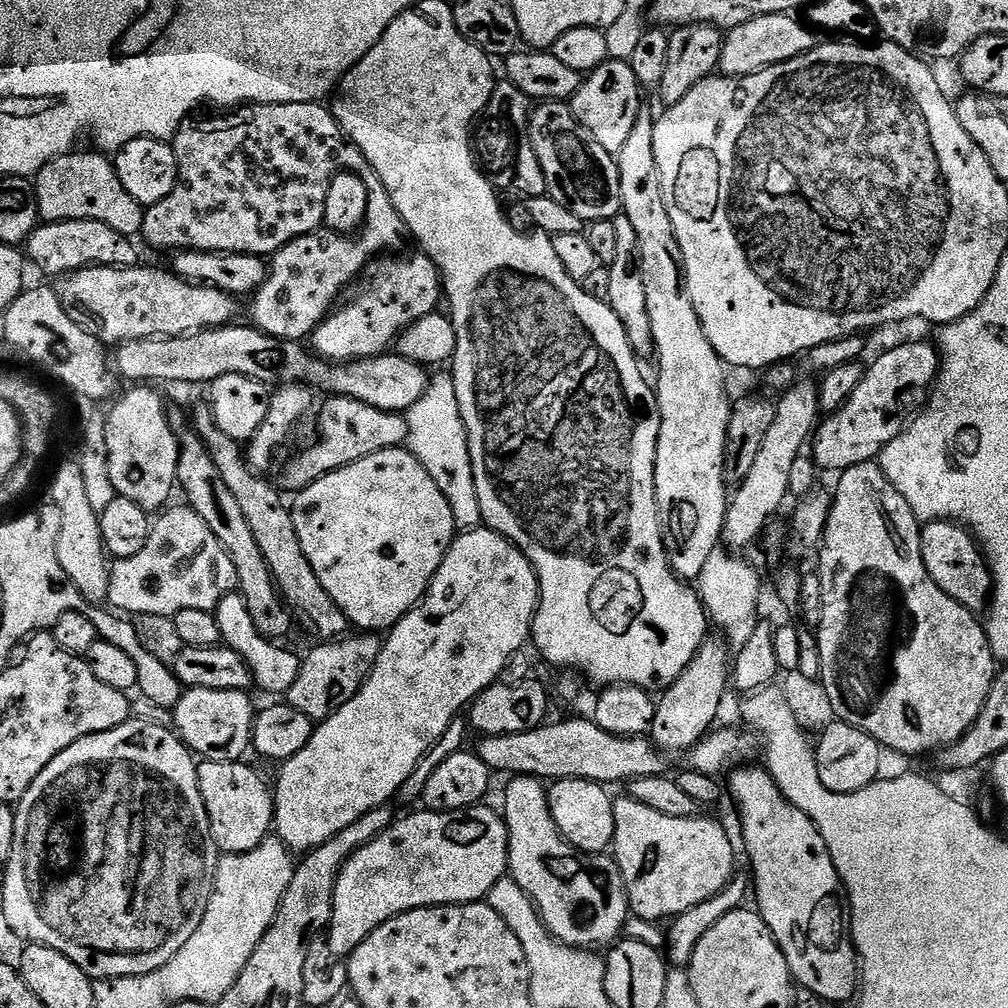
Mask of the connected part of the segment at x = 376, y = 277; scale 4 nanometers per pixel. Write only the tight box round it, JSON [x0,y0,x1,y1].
[310,255,442,362]

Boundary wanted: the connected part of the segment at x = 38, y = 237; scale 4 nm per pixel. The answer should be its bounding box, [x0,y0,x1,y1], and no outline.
[26,220,136,277]

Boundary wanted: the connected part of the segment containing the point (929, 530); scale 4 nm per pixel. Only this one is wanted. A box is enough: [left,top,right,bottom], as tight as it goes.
[920,520,992,613]

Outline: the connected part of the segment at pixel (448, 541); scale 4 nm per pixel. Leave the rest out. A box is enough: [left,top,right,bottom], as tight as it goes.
[290,446,458,634]

